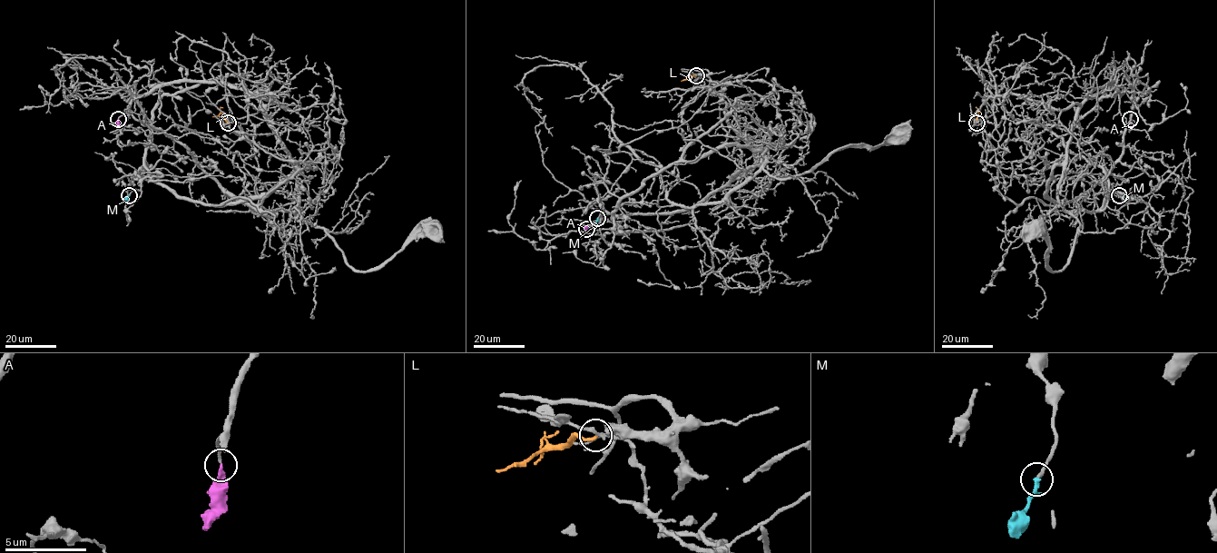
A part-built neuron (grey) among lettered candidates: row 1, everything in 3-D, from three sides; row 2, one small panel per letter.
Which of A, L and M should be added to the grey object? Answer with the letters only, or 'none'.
A, M

